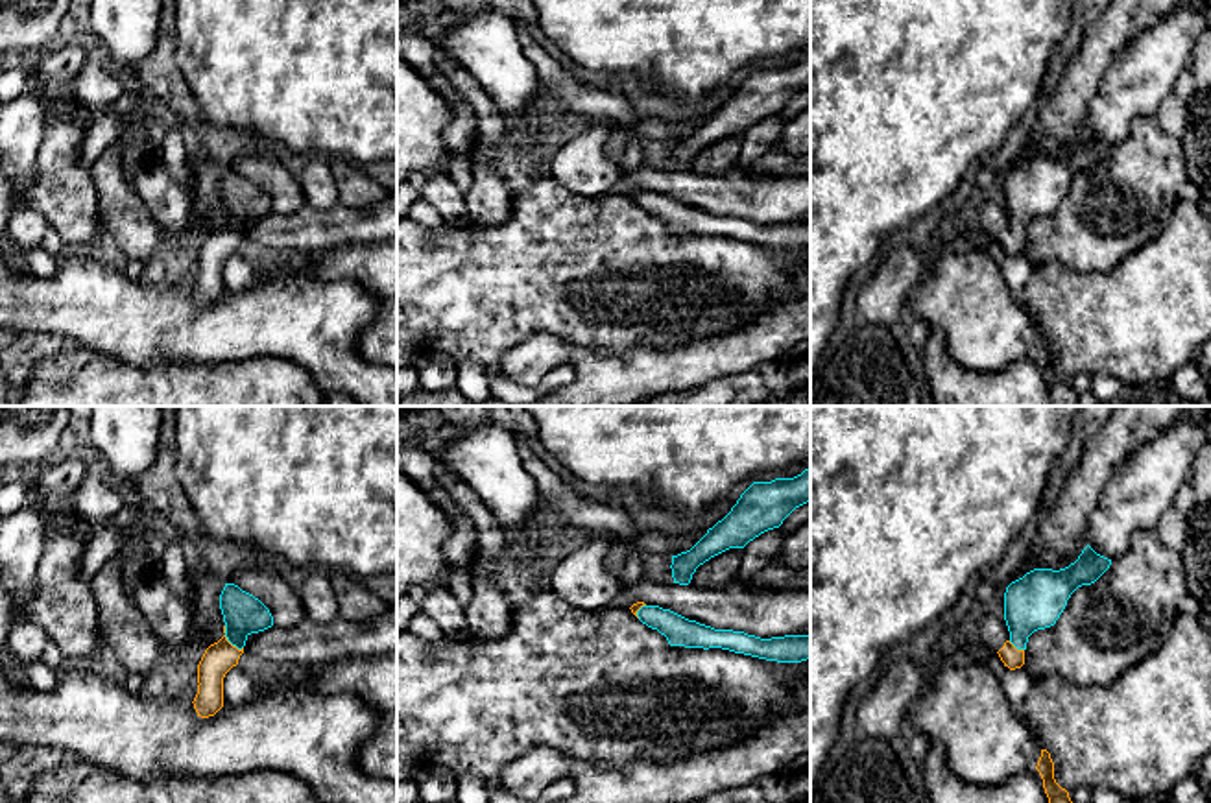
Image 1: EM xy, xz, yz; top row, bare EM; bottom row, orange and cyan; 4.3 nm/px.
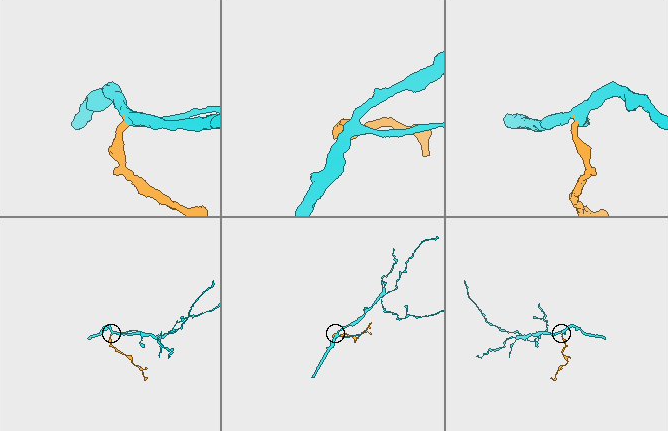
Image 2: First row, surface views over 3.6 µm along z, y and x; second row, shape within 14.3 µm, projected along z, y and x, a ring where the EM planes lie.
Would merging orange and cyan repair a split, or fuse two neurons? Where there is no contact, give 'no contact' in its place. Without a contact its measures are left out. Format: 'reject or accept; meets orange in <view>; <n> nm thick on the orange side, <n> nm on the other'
accept; meets orange in xy; 140 nm thick on the orange side, 180 nm on the other

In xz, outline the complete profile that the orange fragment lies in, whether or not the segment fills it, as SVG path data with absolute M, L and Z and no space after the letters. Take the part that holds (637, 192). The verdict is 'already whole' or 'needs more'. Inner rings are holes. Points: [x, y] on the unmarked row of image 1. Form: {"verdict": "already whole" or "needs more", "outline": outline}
{"verdict": "needs more", "outline": "M637 188L629 196L642 210L665 222L670 233L722 234L777 249L801 249L810 246L809 222L761 225L744 218L714 216L670 196L646 192L644 188Z"}

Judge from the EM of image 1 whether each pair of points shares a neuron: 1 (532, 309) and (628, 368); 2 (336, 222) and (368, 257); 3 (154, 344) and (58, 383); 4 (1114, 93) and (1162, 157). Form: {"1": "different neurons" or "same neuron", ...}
{"1": "different neurons", "2": "different neurons", "3": "different neurons", "4": "different neurons"}

